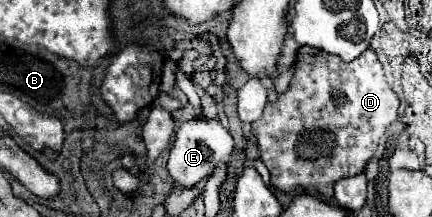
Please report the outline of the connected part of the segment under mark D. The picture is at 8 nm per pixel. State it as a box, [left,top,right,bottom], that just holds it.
[252,46,400,200]

